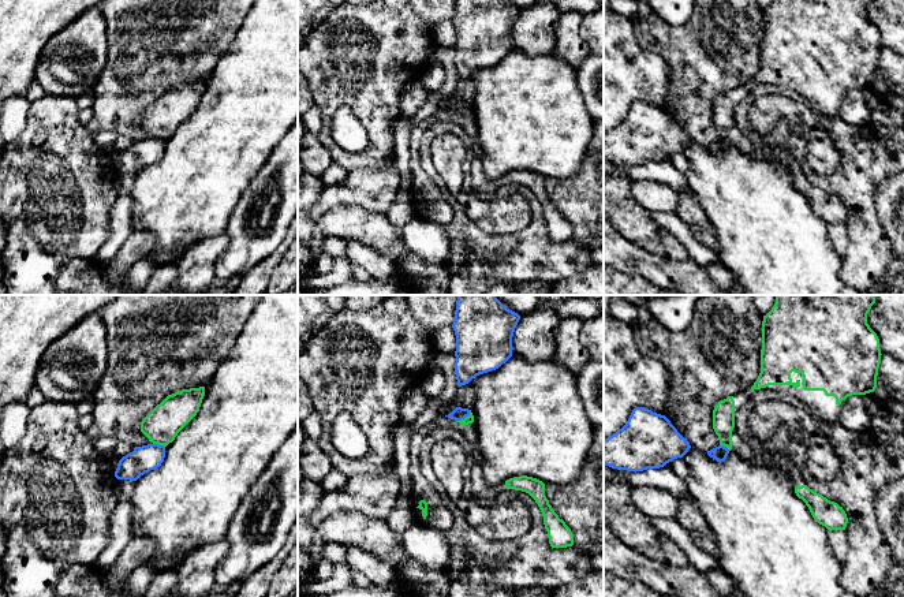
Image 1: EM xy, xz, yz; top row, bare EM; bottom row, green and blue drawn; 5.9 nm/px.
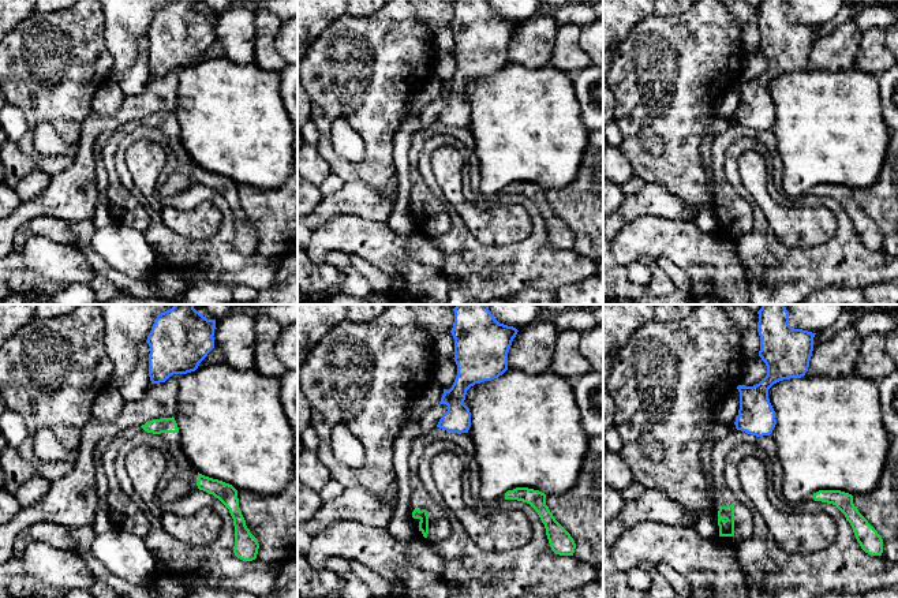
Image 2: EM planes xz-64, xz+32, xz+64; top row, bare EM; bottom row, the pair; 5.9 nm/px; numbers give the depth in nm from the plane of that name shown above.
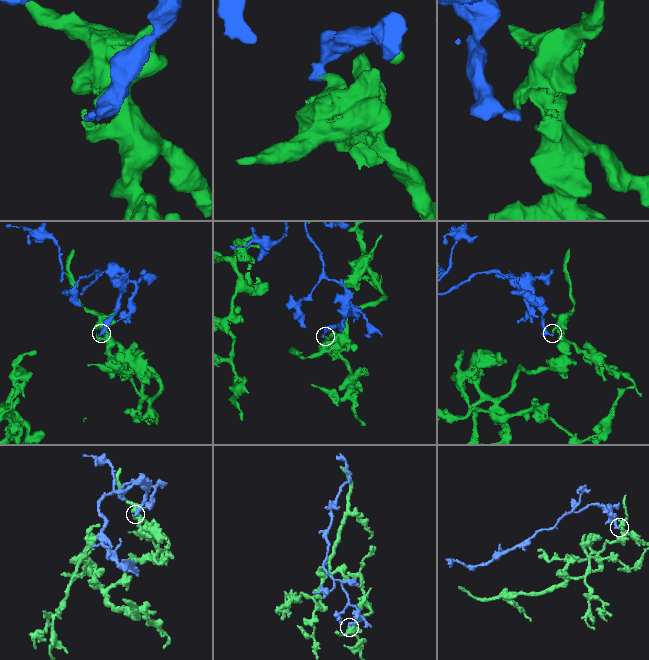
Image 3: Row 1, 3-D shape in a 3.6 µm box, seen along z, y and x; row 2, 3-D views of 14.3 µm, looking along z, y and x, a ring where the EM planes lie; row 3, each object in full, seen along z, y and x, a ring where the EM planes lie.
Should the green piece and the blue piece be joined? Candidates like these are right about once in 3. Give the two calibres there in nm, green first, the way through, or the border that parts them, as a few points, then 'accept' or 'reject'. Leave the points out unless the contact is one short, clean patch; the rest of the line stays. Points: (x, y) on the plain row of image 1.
calibres 50 and 80 nm; border xz (470, 105), (456, 115); reject

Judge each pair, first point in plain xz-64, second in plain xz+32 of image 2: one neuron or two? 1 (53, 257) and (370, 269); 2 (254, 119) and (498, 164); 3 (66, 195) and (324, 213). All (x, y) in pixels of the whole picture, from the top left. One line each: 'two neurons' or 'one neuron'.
1: one neuron
2: one neuron
3: one neuron

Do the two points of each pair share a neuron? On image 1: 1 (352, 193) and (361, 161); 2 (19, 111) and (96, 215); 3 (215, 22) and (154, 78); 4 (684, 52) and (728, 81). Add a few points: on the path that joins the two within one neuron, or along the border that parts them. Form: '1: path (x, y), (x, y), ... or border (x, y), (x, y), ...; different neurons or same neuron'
1: border (389, 156), (380, 168), (350, 171); different neurons
2: border (30, 103), (26, 126), (14, 141); different neurons
3: path (195, 22), (167, 51), (163, 59); same neuron
4: path (690, 66), (690, 71), (705, 86), (714, 86); same neuron

